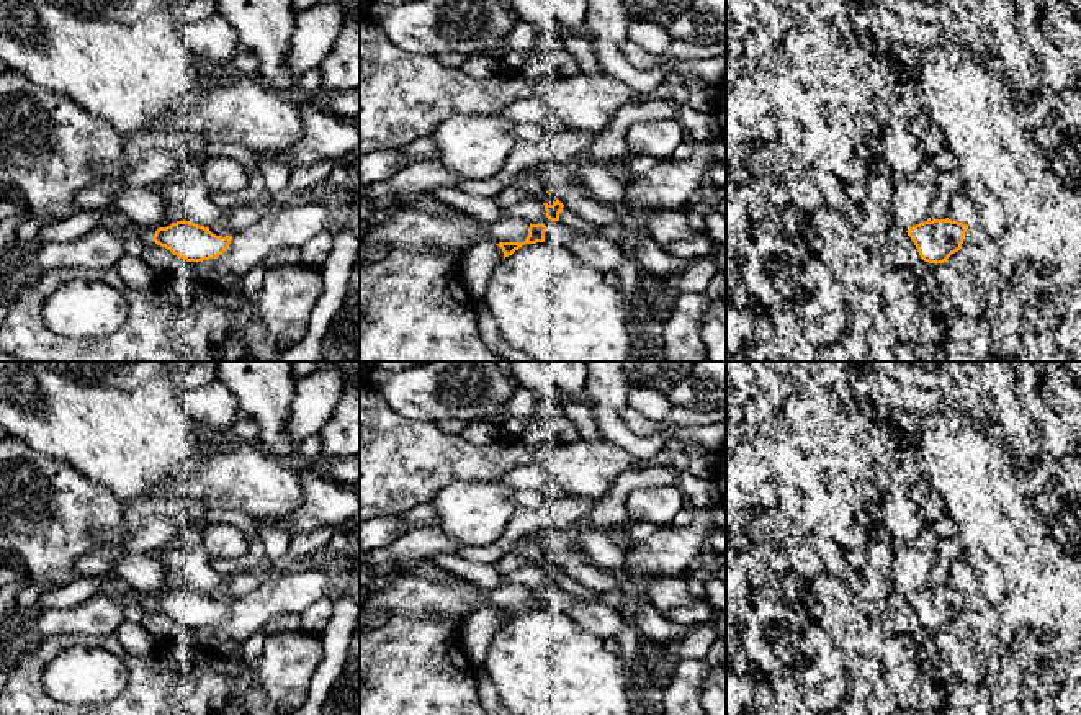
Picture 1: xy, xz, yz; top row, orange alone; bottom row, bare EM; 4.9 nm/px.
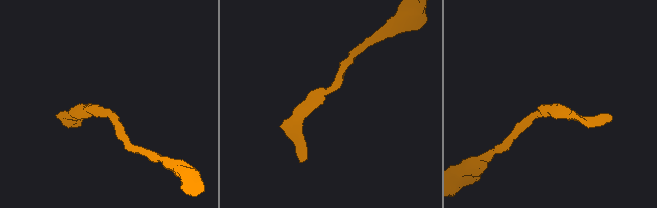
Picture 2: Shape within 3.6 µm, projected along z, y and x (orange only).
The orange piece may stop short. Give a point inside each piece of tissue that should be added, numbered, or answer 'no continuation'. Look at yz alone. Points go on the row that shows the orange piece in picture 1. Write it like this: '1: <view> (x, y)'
no continuation

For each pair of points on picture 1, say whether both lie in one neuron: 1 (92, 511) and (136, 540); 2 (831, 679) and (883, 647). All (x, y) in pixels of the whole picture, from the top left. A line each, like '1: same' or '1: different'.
1: different
2: different

